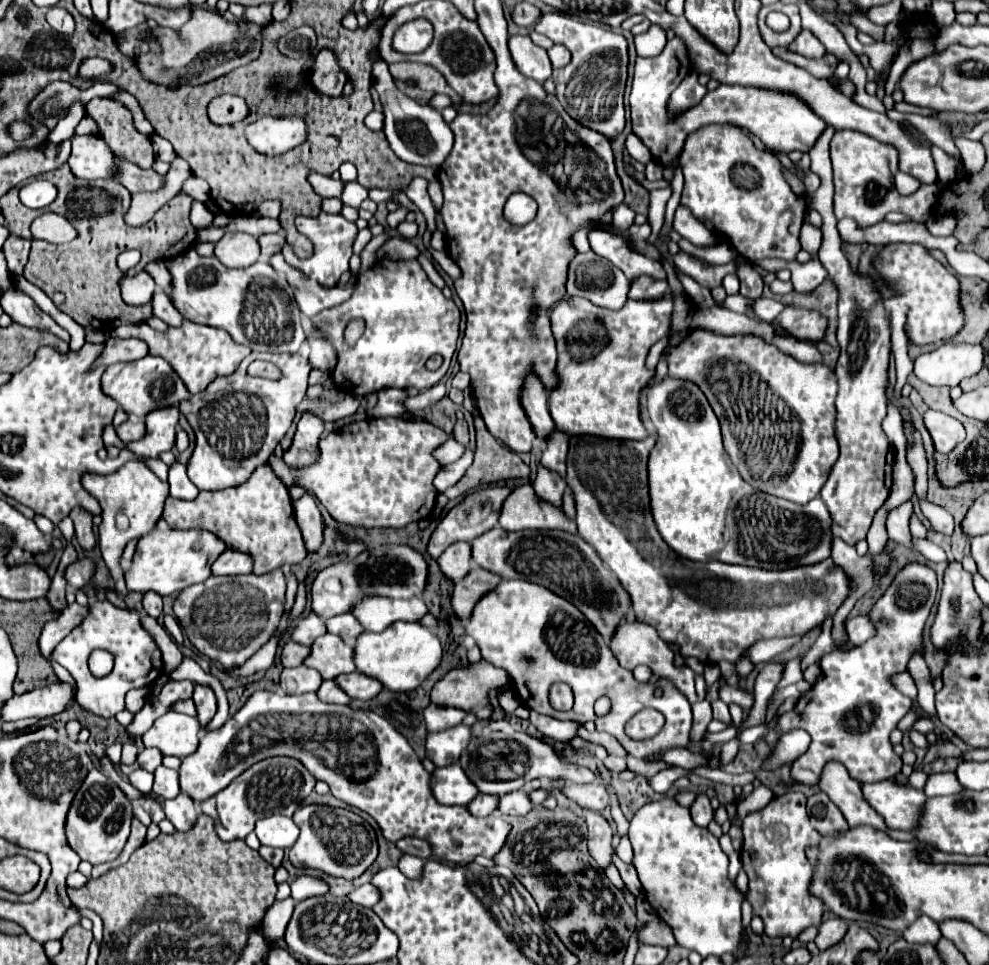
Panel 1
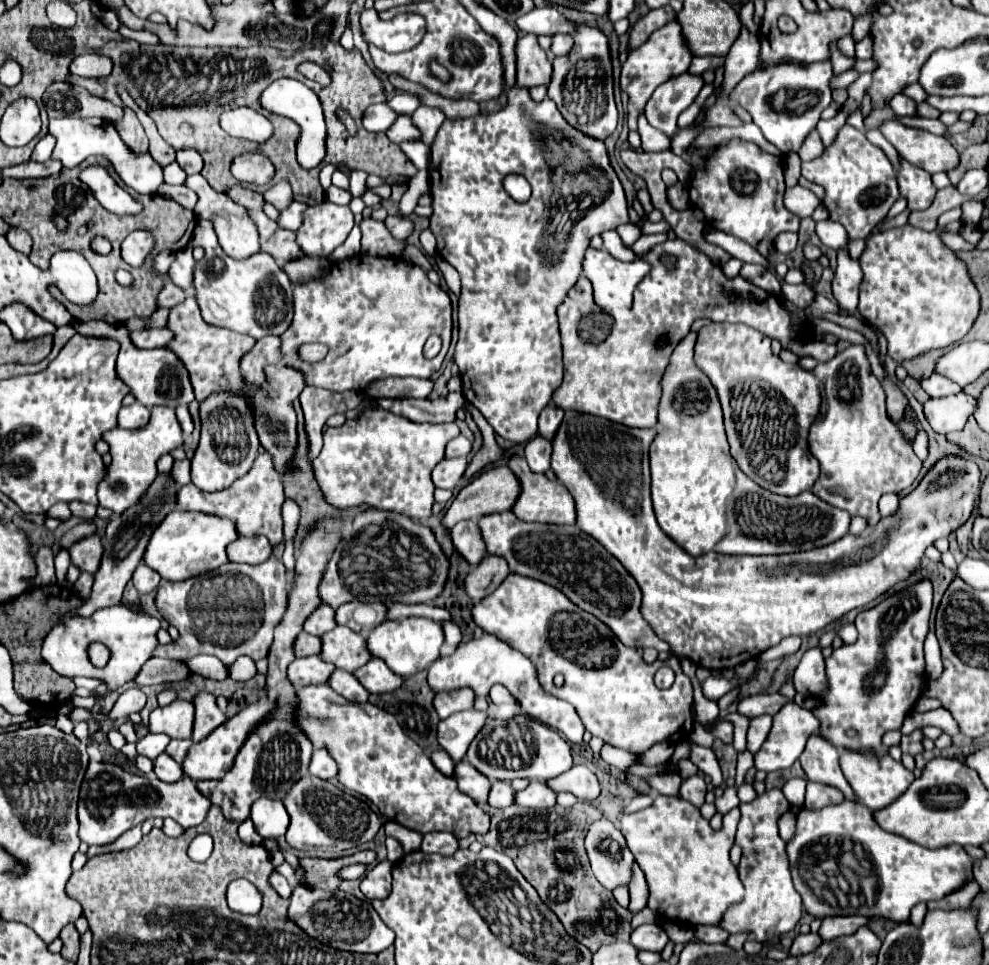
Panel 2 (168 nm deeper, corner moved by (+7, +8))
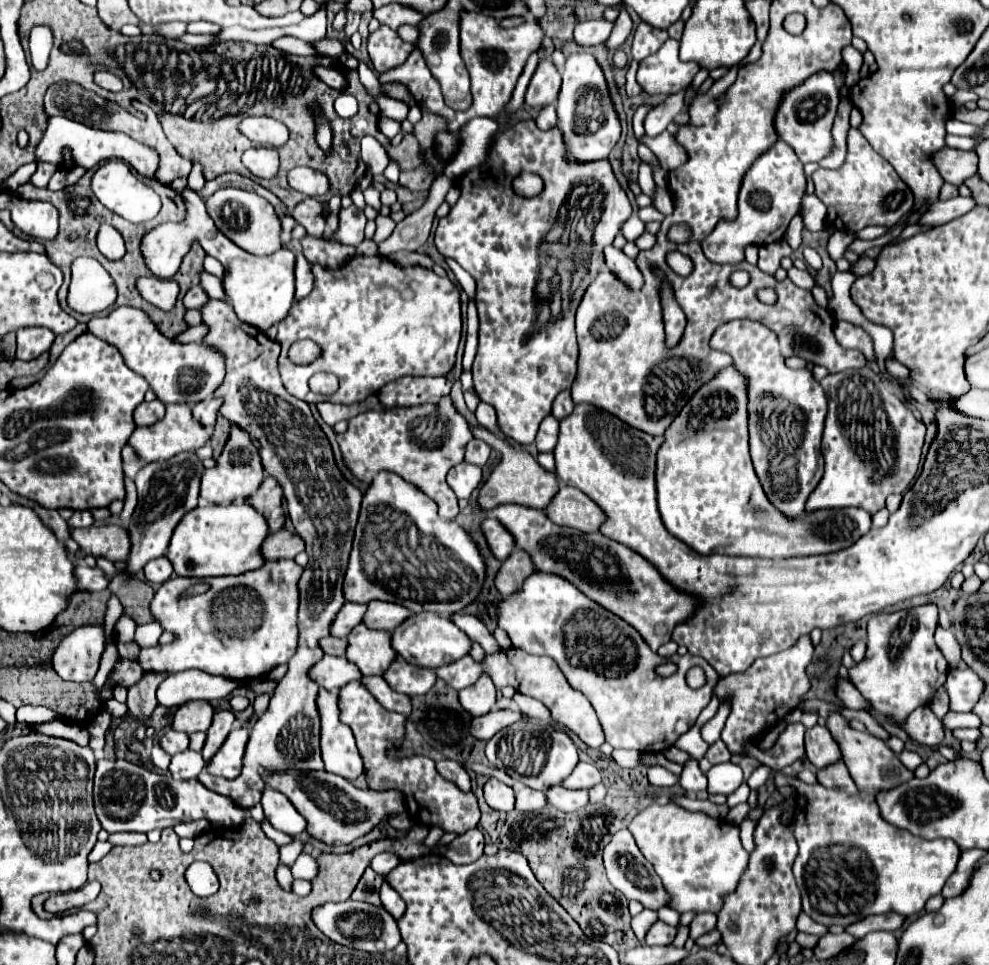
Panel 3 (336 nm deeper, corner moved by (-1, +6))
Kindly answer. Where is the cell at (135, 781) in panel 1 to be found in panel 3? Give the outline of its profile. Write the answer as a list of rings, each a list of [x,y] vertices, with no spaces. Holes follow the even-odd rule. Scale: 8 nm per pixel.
[[[155,744],[153,746],[153,750],[151,750],[151,762],[159,768],[159,770],[167,770],[167,766],[169,766],[169,756],[159,748],[159,744]]]

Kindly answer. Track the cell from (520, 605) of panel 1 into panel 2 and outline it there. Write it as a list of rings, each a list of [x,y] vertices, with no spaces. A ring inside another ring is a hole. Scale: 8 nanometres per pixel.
[[[509,574],[505,582],[487,598],[483,598],[479,604],[473,606],[473,620],[477,626],[481,626],[485,632],[495,634],[503,642],[507,642],[511,648],[523,652],[531,660],[535,660],[535,666],[539,670],[539,680],[545,688],[545,692],[555,694],[557,698],[573,704],[577,708],[579,718],[583,720],[585,728],[597,736],[603,738],[607,744],[615,748],[623,748],[627,752],[645,752],[653,744],[671,740],[677,732],[681,732],[687,724],[687,736],[693,730],[693,684],[687,674],[681,670],[681,660],[677,656],[669,656],[665,662],[657,660],[653,664],[647,664],[637,650],[631,650],[611,634],[611,630],[599,622],[599,618],[579,610],[565,594],[559,594],[553,586],[547,586],[545,582],[523,578],[519,574]],[[595,646],[603,646],[603,654],[607,656],[605,666],[595,668]],[[663,666],[668,666],[675,670],[677,678],[675,684],[669,690],[657,690],[653,684],[655,672]],[[563,674],[565,676],[565,686],[555,688],[553,676]]]

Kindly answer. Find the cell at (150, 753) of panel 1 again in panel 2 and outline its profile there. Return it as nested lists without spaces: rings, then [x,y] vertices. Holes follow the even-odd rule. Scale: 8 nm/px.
[[[147,734],[145,738],[141,738],[137,742],[137,752],[155,760],[161,752],[165,752],[169,742],[171,742],[171,738],[167,738],[167,734]]]

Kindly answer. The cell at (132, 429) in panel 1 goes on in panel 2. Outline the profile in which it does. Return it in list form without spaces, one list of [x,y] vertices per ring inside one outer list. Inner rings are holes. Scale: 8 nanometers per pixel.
[[[139,402],[131,404],[131,406],[123,406],[119,410],[119,428],[129,428],[129,430],[137,430],[143,428],[151,418],[151,410]]]

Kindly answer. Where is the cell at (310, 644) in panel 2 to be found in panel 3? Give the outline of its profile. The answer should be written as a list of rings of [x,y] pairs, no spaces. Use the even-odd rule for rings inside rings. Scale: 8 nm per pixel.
[[[327,636],[327,638],[319,640],[319,646],[321,646],[321,650],[323,650],[325,654],[331,654],[331,656],[343,656],[343,654],[345,654],[345,648],[347,648],[347,640]]]

